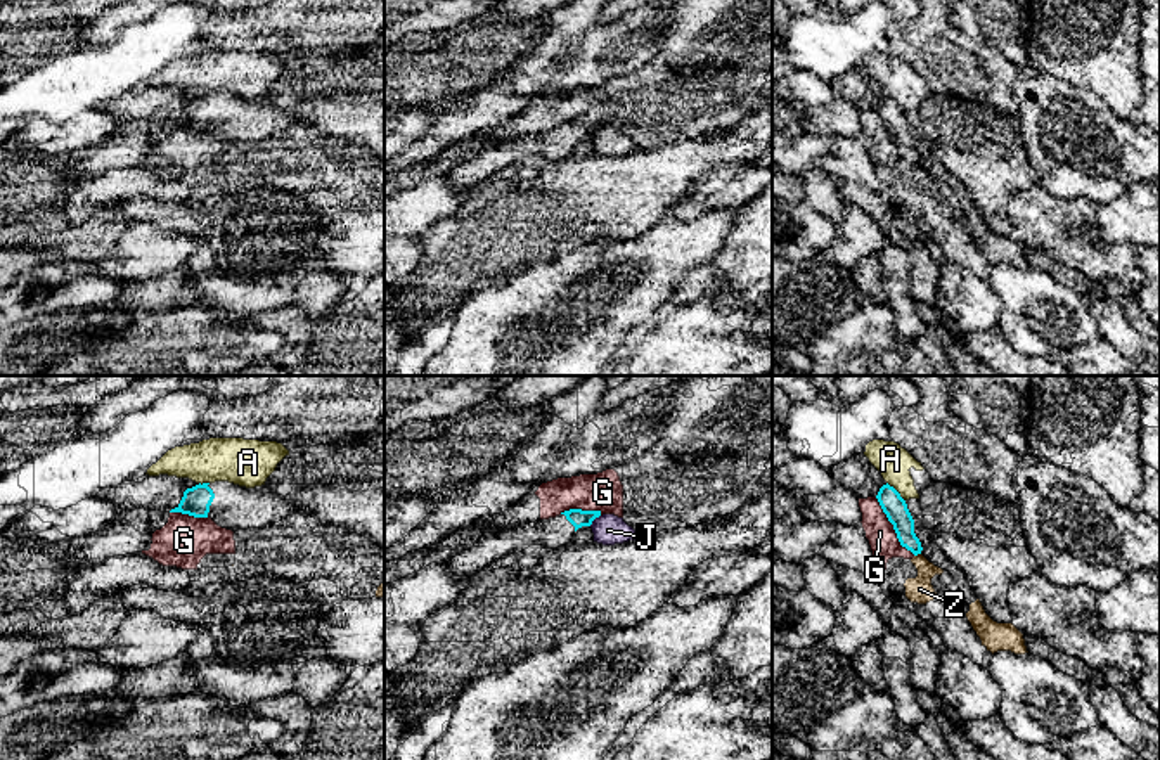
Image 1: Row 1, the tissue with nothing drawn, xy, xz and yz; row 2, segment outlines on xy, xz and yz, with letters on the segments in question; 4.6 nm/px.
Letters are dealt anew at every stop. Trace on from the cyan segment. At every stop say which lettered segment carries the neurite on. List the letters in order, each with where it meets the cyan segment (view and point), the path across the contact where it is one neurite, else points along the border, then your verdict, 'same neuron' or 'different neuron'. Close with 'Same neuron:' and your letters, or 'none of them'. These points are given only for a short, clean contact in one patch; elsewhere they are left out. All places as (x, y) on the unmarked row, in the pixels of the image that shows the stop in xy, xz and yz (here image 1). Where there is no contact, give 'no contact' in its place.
A: yz (897, 104) | along yz (887, 94), (904, 113) | different neuron
G: yz (894, 141) | different neuron
J: xz (594, 130) | along xz (599, 127), (589, 137) | different neuron
Z: yz (916, 167) | along yz (920, 165), (915, 168) | different neuron
Same neuron: none of them

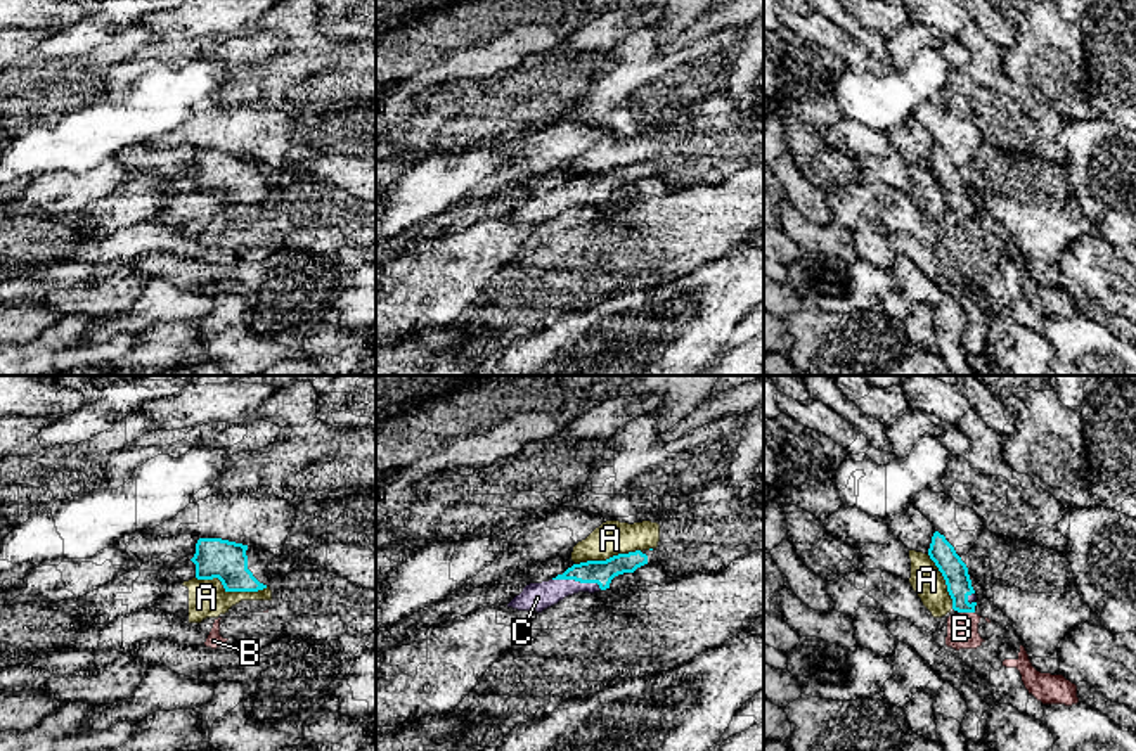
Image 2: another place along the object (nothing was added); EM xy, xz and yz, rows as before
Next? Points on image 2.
A: xy (231, 203) | different neuron
B: yz (967, 224) | along yz (958, 224), (974, 225) | different neuron
C: xz (577, 192) | same neuron
Same neuron: C

